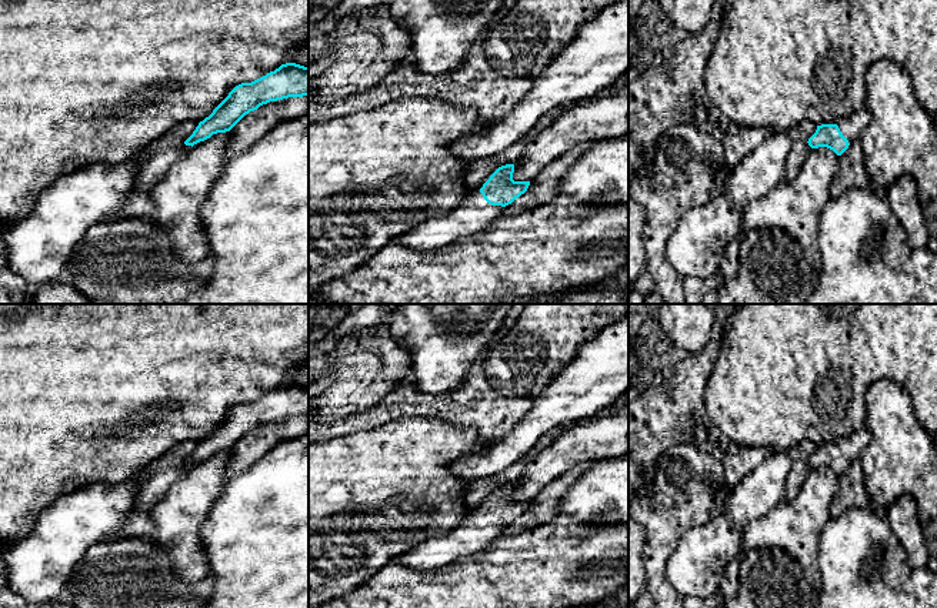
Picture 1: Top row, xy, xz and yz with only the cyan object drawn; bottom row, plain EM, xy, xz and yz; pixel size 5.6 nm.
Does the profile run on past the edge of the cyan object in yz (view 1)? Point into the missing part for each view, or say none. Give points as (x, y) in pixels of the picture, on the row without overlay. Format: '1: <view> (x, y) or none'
1: yz (852, 447)

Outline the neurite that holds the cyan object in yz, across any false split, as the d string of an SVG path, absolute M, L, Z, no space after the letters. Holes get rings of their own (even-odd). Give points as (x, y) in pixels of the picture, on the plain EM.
M866 427L846 438L840 438L836 444L817 445L816 452L807 462L811 468L827 467L841 475L853 461L858 461L858 457L870 442L871 432Z

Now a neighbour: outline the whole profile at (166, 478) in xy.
M193 440L183 441L134 477L136 501L133 510L126 522L109 539L150 537L154 532L151 510L166 491L191 468L184 461L197 445L199 442Z

